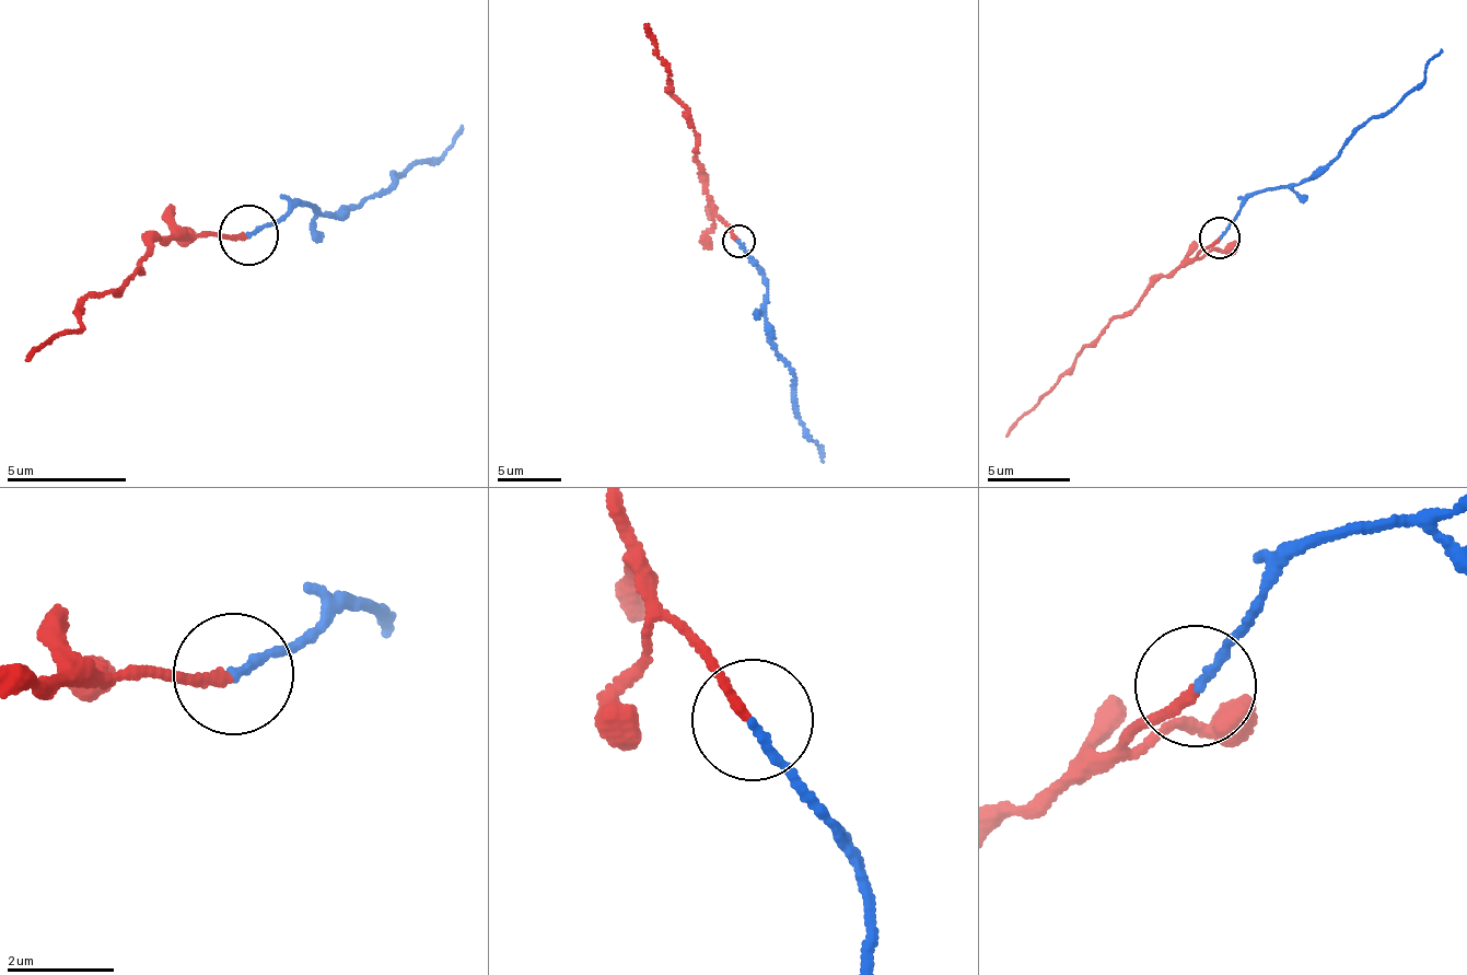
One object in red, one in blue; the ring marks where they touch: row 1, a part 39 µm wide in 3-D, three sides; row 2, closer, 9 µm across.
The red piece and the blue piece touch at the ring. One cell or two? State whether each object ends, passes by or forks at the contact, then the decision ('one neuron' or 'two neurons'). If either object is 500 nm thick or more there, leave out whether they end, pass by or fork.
red ends there; blue ends there; one neuron

